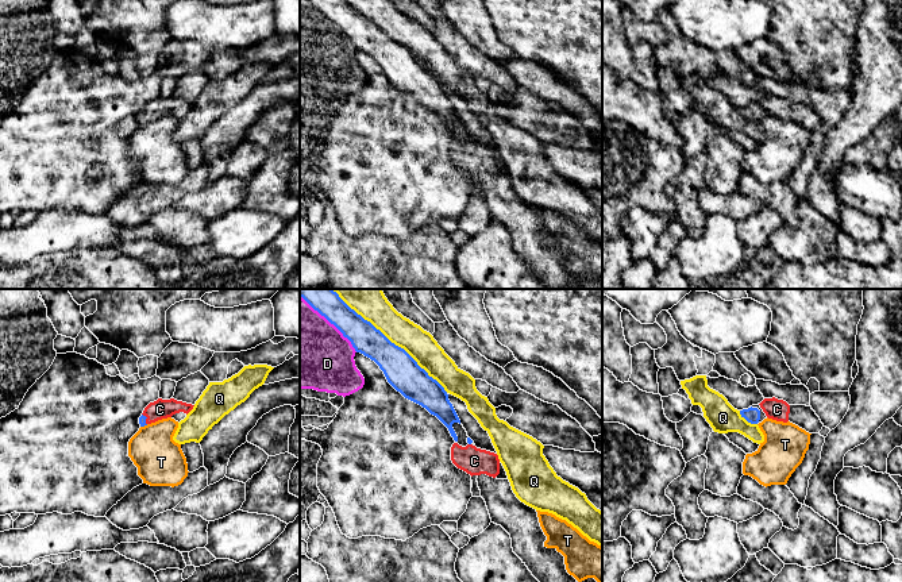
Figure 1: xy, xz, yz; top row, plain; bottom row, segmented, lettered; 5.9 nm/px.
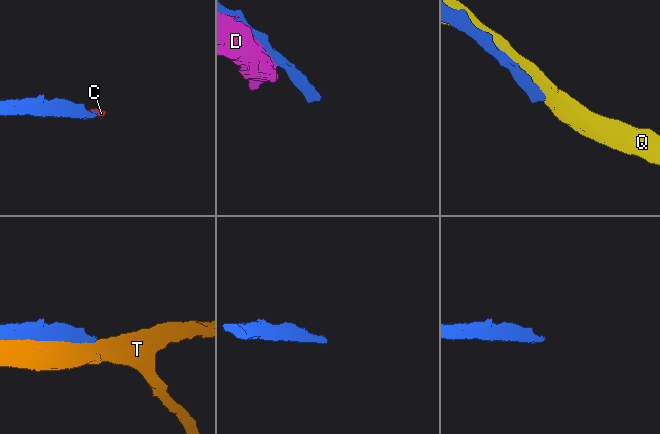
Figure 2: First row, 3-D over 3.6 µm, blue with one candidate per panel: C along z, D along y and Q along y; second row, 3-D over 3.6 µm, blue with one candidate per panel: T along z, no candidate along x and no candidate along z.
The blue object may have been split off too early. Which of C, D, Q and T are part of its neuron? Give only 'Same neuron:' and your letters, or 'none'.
Same neuron: C

